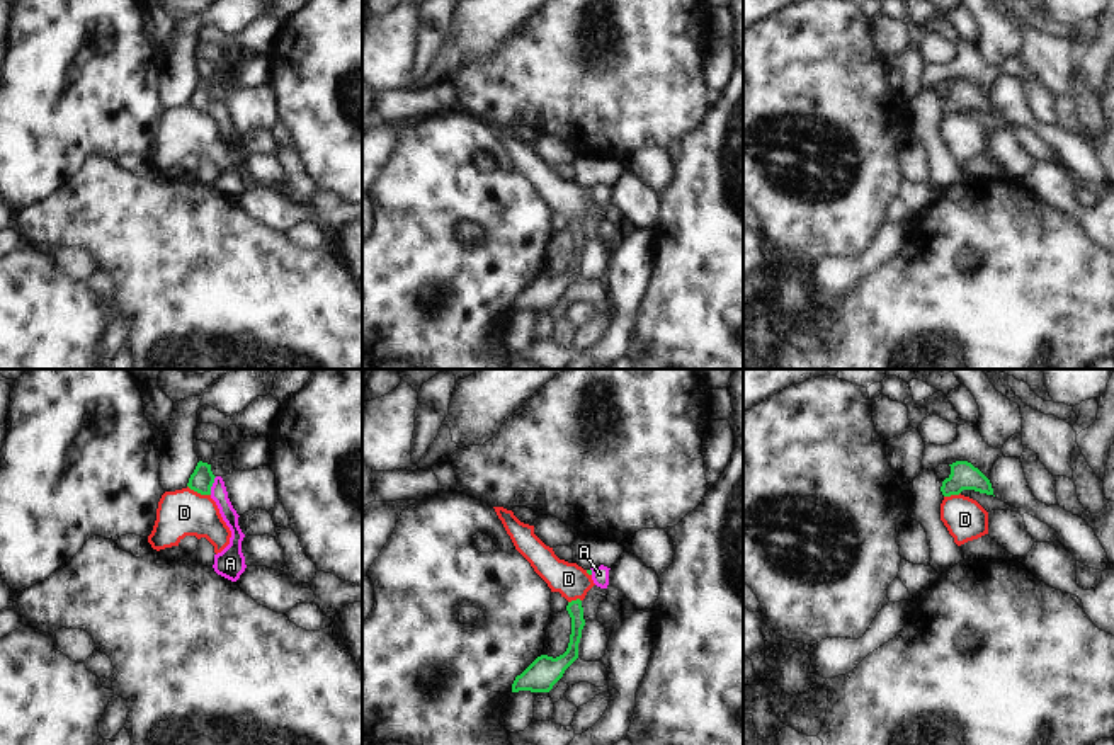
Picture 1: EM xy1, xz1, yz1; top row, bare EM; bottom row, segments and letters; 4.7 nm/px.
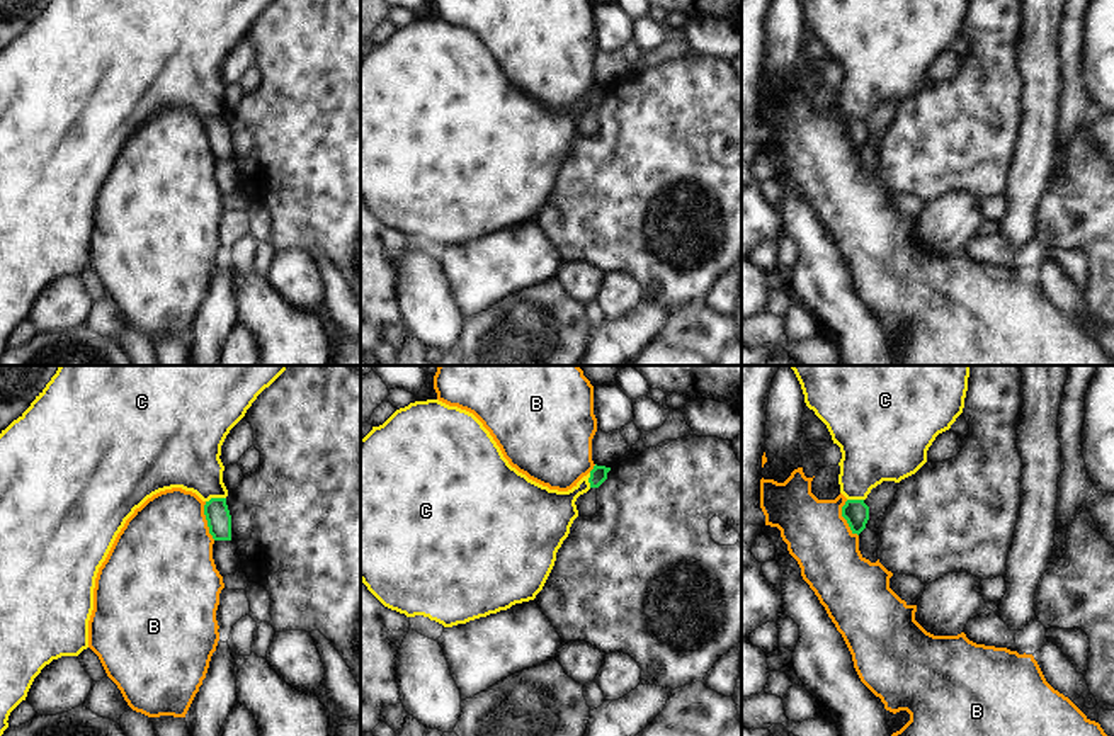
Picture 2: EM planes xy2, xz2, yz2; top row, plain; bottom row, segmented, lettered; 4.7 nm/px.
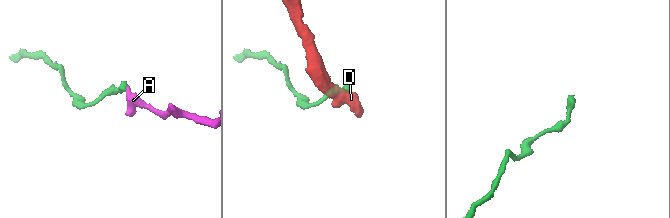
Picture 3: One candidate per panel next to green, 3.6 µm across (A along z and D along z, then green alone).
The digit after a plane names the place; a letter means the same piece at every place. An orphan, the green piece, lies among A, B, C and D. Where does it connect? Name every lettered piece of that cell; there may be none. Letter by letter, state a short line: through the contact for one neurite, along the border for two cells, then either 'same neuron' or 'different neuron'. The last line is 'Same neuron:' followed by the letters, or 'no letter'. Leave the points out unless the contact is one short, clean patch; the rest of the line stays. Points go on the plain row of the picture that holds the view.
A: line xy1 (201, 99), (211, 104), (218, 109); same neuron
B: line yz2 (846, 119), (842, 136), (858, 155); different neuron
C: line xy2 (225, 116), (211, 116), (206, 121); different neuron
D: line xy1 (187, 104), (210, 114); different neuron
Same neuron: A

